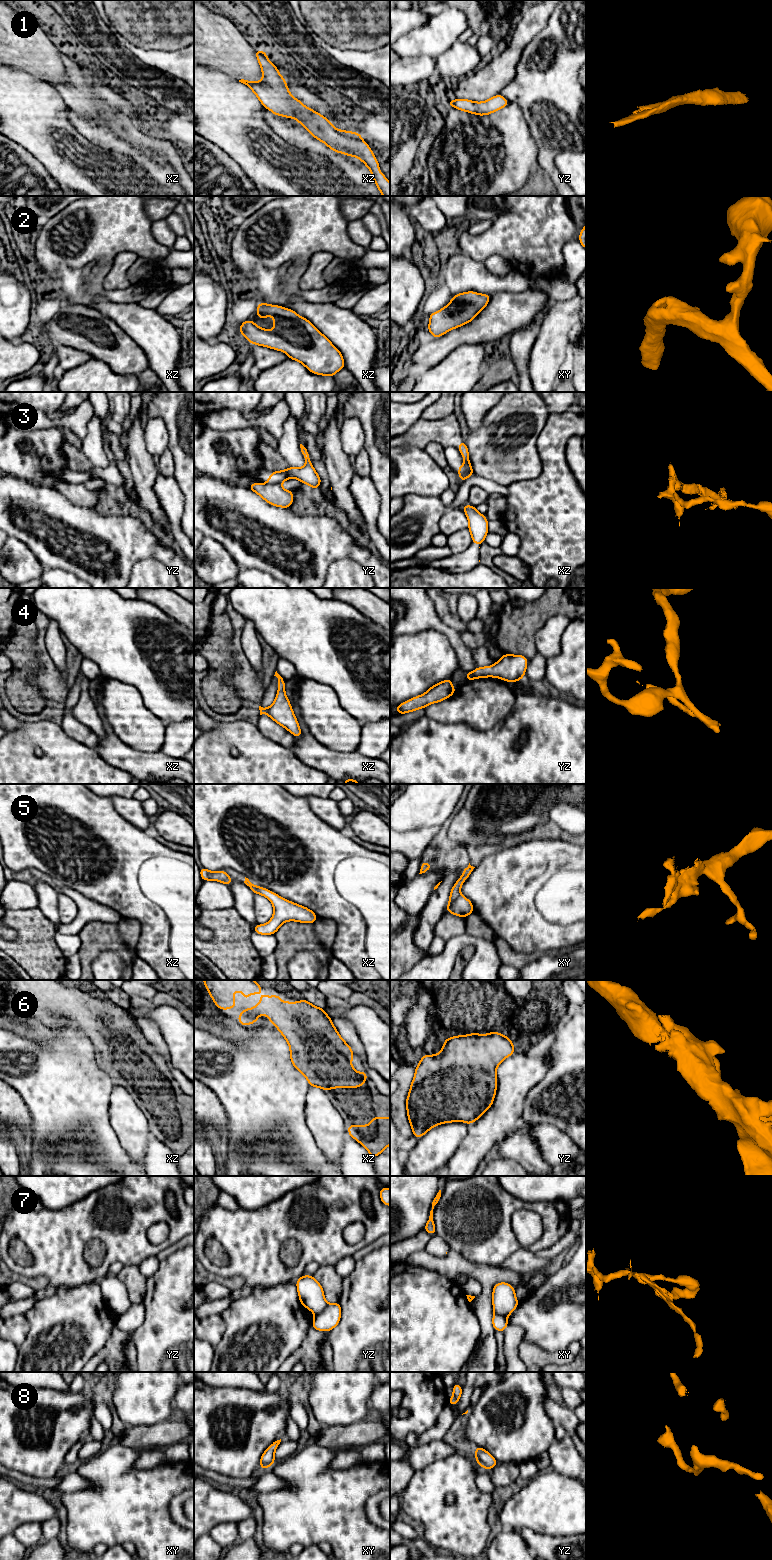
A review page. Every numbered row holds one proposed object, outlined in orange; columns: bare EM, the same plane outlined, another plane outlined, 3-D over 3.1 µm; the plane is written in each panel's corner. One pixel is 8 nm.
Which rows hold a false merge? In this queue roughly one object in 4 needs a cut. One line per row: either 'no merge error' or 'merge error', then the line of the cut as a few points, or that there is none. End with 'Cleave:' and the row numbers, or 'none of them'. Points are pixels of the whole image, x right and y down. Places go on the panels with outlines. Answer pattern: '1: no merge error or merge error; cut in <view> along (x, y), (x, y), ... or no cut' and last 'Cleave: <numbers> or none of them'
1: no merge error; no cut
2: no merge error; no cut
3: merge error; cut in yz along (266, 483), (279, 485)
4: no merge error; no cut
5: no merge error; no cut
6: no merge error; no cut
7: merge error; cut in yz along (328, 1304), (316, 1315)
8: no merge error; no cut
Cleave: 3, 7

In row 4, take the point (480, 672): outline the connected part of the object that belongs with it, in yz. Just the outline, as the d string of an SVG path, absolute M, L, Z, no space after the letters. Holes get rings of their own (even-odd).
M503 654L501 659L495 662L495 664L492 666L477 667L473 672L465 672L466 682L476 678L485 678L485 677L501 678L506 682L517 682L518 680L523 679L523 676L525 675L526 672L527 664L528 659L523 655Z

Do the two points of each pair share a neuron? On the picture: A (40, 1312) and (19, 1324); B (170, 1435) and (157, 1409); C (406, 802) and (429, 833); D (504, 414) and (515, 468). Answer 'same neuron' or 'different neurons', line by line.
A: different neurons
B: different neurons
C: different neurons
D: same neuron

